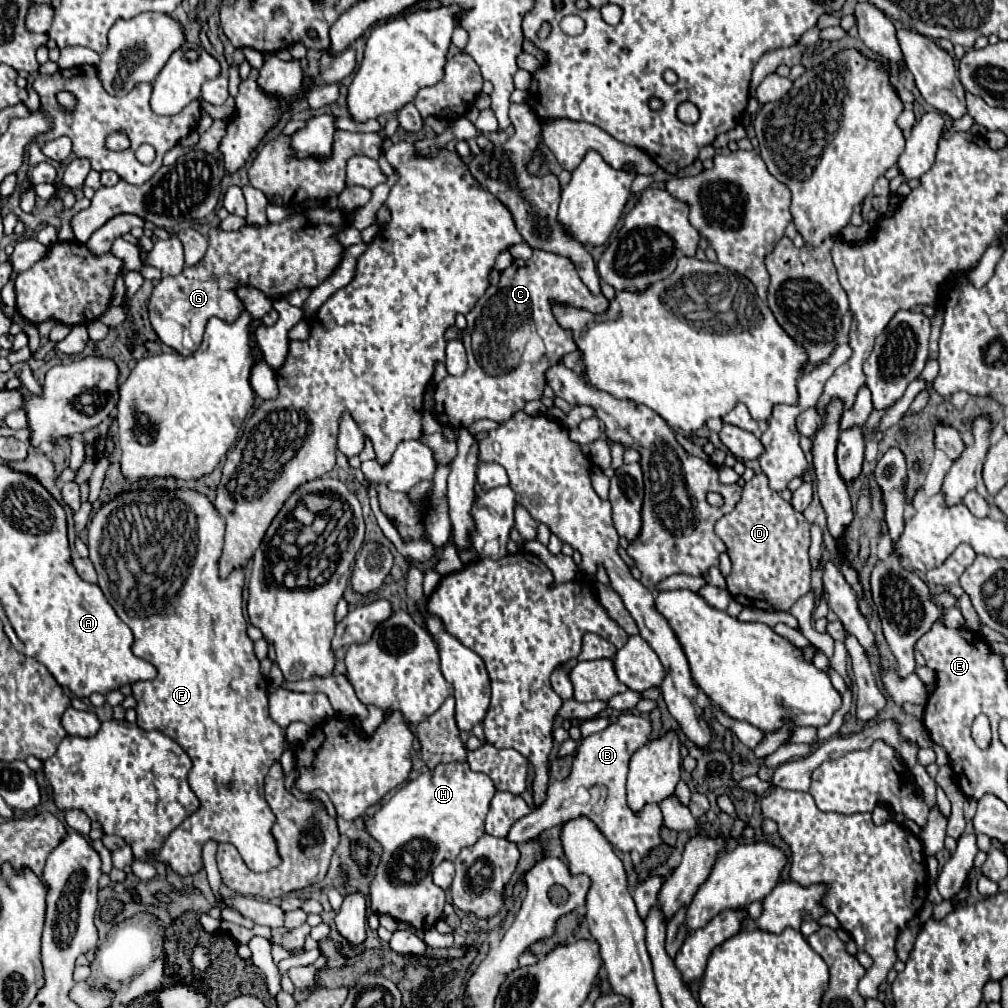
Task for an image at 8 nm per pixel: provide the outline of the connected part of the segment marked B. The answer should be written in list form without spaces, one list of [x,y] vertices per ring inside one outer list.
[[[623,712],[617,716],[615,724],[609,724],[603,732],[591,734],[581,740],[571,774],[565,780],[549,784],[547,790],[547,800],[535,808],[531,814],[515,822],[515,826],[509,830],[509,840],[511,842],[527,842],[541,834],[547,828],[561,826],[567,820],[575,820],[579,816],[589,818],[595,822],[599,832],[609,840],[609,844],[621,852],[631,852],[637,850],[639,854],[649,852],[651,848],[661,844],[661,824],[663,816],[657,804],[645,806],[639,814],[635,814],[627,806],[625,798],[625,780],[629,772],[629,758],[633,756],[635,750],[639,750],[643,744],[649,742],[651,734],[651,720],[641,716],[641,714],[631,714]]]

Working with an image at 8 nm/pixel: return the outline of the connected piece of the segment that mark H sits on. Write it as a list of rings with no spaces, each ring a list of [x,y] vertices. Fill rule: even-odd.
[[[467,762],[455,764],[439,764],[435,770],[425,770],[415,780],[409,780],[397,794],[387,800],[375,816],[369,816],[363,822],[365,832],[375,838],[383,846],[383,856],[377,864],[377,872],[369,886],[369,902],[375,914],[387,914],[399,922],[407,922],[417,930],[429,930],[443,916],[443,900],[445,892],[433,884],[431,872],[443,860],[455,860],[461,848],[475,844],[479,836],[485,832],[485,816],[489,810],[489,802],[495,796],[493,780],[487,774],[473,772]]]

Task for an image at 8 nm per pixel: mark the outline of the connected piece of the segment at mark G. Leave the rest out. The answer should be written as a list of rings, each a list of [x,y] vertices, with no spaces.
[[[315,206],[295,212],[279,224],[247,224],[237,232],[211,228],[203,264],[185,268],[177,276],[165,276],[153,288],[149,300],[149,320],[153,330],[163,344],[187,356],[199,348],[209,318],[217,316],[225,322],[233,322],[243,312],[243,304],[235,294],[239,284],[261,288],[271,300],[287,296],[297,288],[319,286],[333,274],[343,258],[345,248],[335,236],[347,226],[347,212]]]

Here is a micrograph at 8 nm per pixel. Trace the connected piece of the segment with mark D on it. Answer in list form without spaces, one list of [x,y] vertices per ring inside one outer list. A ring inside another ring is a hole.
[[[757,474],[743,486],[743,496],[735,510],[715,524],[715,534],[725,542],[733,562],[727,590],[731,596],[749,608],[785,610],[811,590],[809,564],[809,528],[801,512],[795,512],[775,490],[769,488],[767,476]]]

